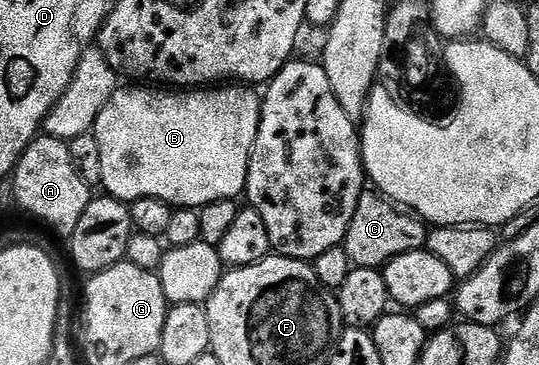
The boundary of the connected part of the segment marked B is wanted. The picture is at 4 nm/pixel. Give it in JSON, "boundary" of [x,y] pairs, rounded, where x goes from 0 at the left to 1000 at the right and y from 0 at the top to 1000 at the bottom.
{"boundary":[[[382,236],[373,247],[315,247],[323,252],[291,252],[286,241],[221,238],[208,258],[200,290],[186,301],[173,345],[178,389],[186,389],[186,466],[189,468],[187,512],[195,534],[208,537],[228,553],[247,553],[260,542],[289,542],[323,570],[358,570],[371,575],[380,559],[403,548],[430,548],[447,540],[456,521],[456,490],[464,463],[464,425],[475,389],[475,367],[486,321],[486,279],[477,252],[464,236]]]}

